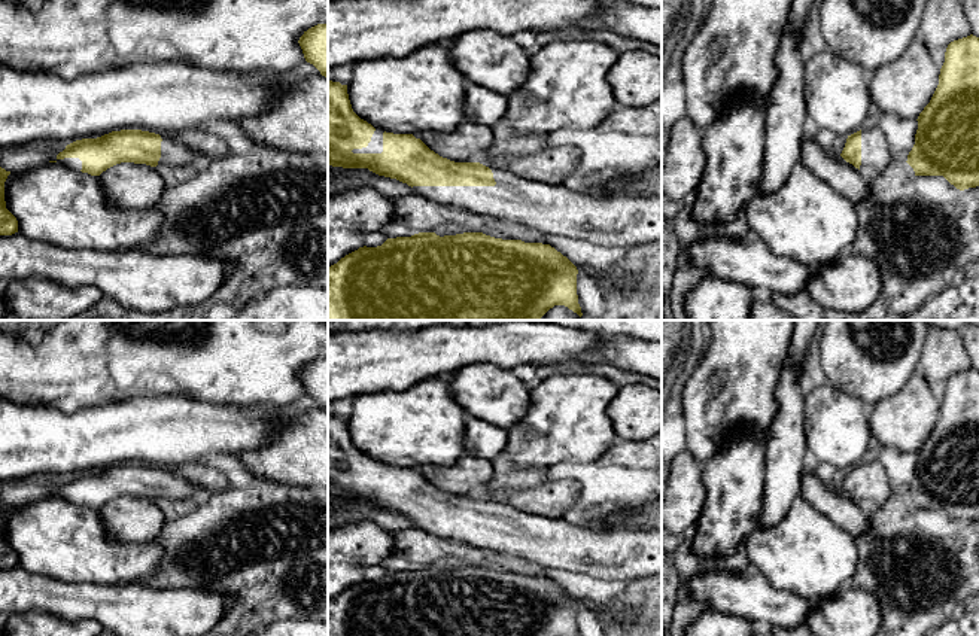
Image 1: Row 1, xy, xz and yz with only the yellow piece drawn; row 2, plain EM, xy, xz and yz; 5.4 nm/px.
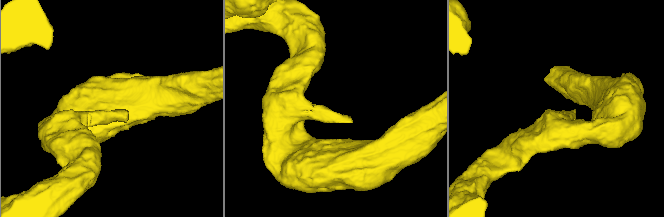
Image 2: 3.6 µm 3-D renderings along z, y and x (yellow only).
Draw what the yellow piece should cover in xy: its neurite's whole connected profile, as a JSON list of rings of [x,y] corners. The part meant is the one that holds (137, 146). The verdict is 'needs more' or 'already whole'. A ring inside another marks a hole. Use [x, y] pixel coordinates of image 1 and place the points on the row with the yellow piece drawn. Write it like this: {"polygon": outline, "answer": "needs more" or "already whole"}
{"polygon": [[[121,130],[97,139],[76,140],[57,155],[57,162],[91,176],[100,176],[121,162],[198,168],[207,164],[206,158],[171,136],[142,130]]], "answer": "needs more"}

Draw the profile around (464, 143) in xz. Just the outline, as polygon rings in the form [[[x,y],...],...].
[[[463,121],[452,131],[425,130],[420,139],[431,150],[454,162],[480,162],[477,158],[489,152],[493,143],[493,130],[484,124]]]

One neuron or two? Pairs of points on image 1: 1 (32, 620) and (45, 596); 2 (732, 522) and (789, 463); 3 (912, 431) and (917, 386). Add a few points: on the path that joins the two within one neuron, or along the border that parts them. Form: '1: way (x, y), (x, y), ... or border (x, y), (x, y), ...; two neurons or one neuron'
1: border (15, 612), (45, 611), (67, 620); two neurons
2: way (741, 505), (772, 474); one neuron
3: way (912, 420), (915, 396); one neuron

